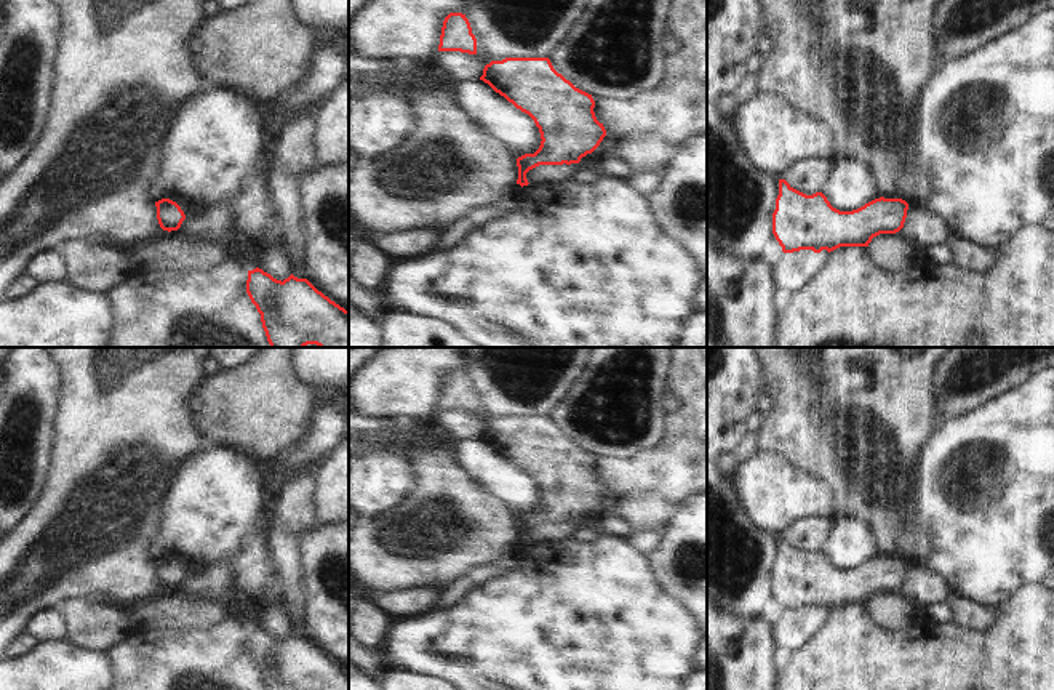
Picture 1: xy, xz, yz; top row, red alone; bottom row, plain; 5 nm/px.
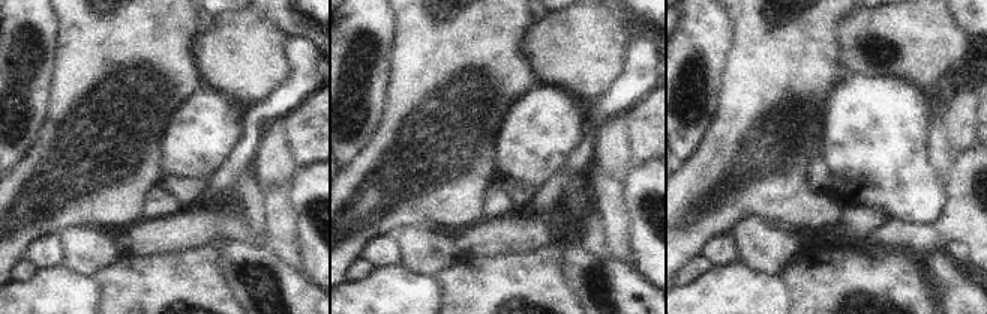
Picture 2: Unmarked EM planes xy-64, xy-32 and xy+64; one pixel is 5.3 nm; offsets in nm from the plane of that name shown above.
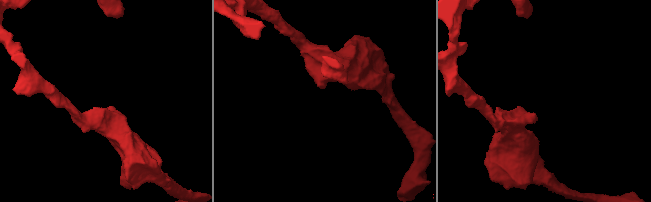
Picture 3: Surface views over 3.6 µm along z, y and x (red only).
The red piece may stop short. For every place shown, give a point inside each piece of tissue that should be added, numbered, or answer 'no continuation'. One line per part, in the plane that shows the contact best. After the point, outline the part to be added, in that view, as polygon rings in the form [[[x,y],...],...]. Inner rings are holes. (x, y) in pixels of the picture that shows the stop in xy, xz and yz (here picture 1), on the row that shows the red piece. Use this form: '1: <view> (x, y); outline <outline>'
no continuation

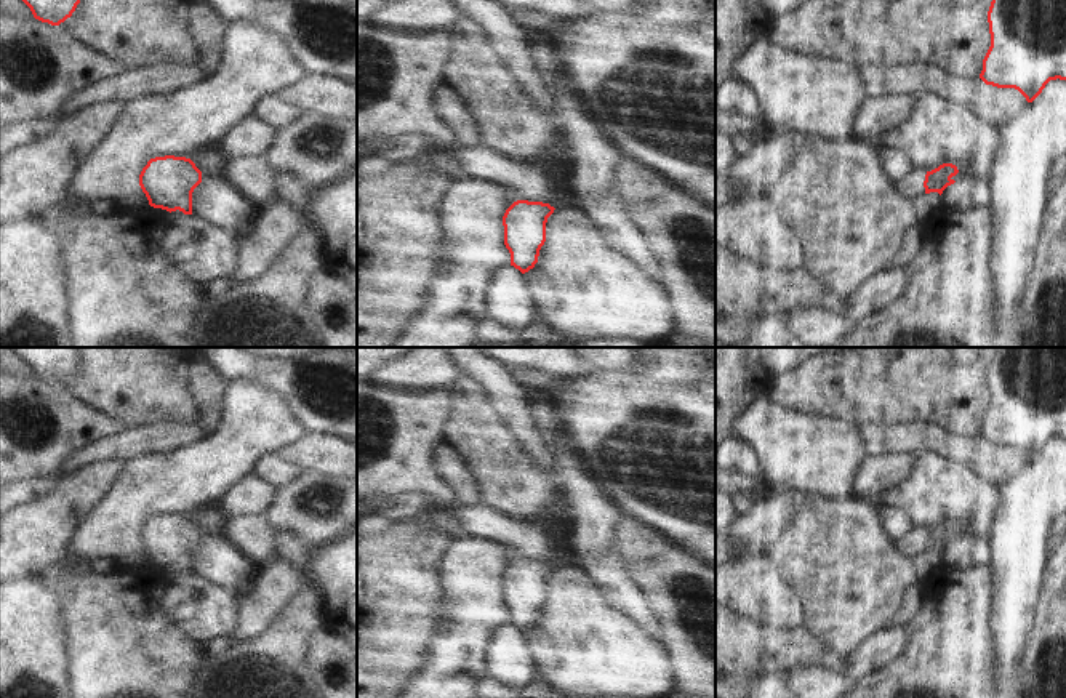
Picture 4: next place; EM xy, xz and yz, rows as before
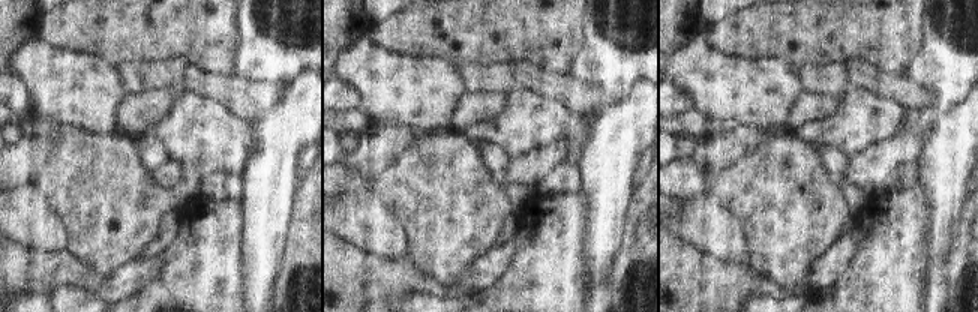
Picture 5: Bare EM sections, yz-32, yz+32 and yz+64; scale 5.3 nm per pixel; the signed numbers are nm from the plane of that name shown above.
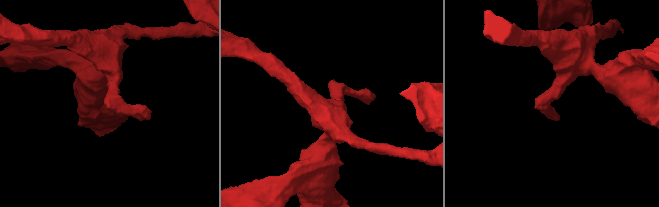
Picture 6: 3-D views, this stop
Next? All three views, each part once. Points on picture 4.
1: yz (911, 188); outline [[[914,168],[896,189],[903,197],[919,202],[925,194],[924,181],[927,171],[922,168]]]

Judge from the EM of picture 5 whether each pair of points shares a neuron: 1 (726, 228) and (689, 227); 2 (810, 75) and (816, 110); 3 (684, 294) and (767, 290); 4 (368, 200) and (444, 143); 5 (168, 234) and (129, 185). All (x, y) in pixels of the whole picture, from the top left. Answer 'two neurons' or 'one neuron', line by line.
1: one neuron
2: two neurons
3: one neuron
4: two neurons
5: two neurons

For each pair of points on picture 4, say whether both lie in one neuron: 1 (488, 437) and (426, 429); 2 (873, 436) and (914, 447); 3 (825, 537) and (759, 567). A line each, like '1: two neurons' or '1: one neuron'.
1: two neurons
2: one neuron
3: two neurons

